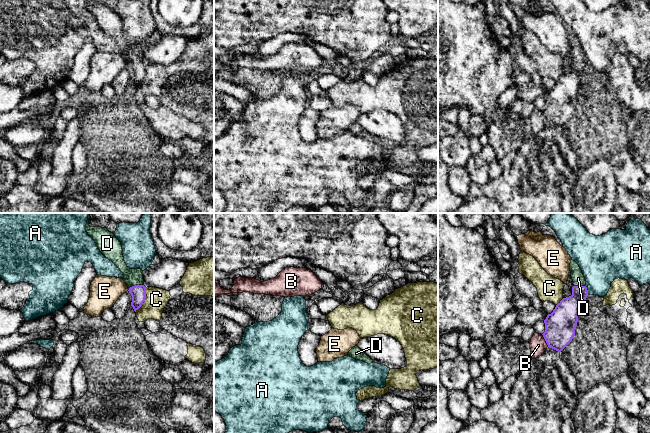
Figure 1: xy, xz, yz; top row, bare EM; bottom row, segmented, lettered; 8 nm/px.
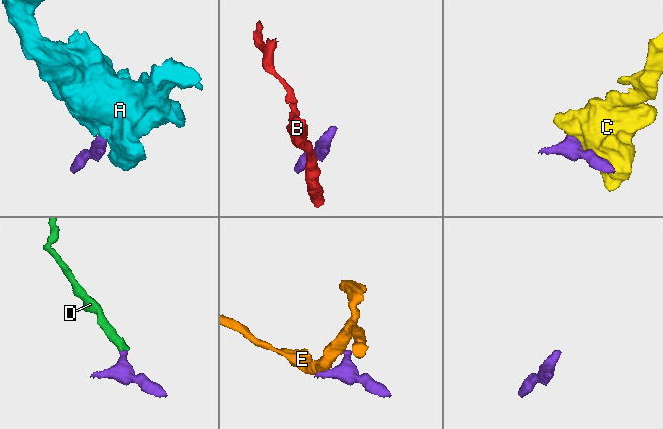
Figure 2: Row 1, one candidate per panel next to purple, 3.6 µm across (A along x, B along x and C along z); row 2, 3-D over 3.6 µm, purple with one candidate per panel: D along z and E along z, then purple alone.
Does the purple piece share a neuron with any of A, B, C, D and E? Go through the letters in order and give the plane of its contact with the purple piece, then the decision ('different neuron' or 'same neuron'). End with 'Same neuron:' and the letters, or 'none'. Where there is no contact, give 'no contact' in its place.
A: yz | different neuron
B: yz | different neuron
C: xy | different neuron
D: xy | same neuron
E: xy | different neuron
Same neuron: D

